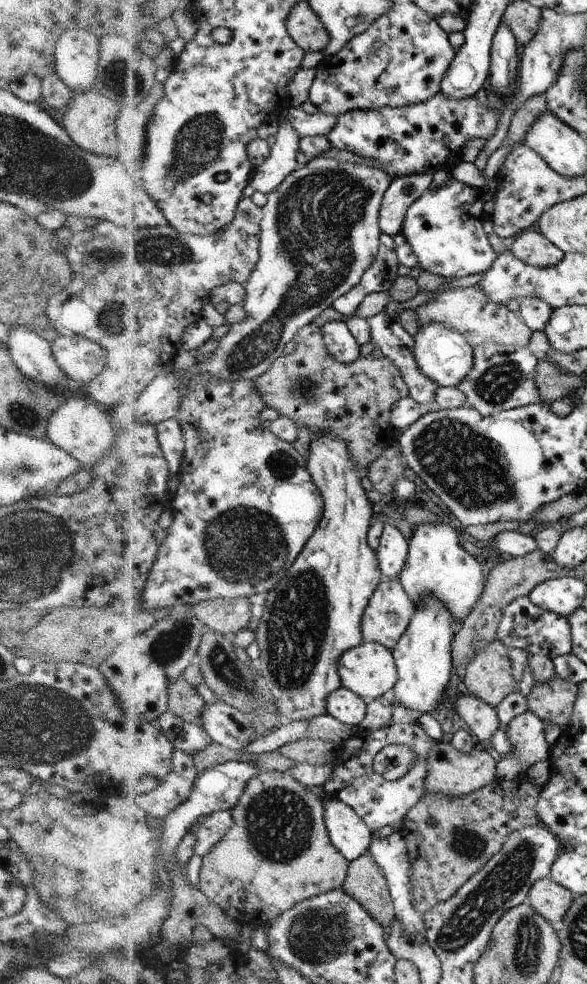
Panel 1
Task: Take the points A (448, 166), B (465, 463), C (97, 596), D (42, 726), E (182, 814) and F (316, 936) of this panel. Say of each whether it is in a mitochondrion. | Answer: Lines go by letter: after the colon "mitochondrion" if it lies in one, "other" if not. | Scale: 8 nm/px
A: other
B: mitochondrion
C: other
D: mitochondrion
E: other
F: mitochondrion

